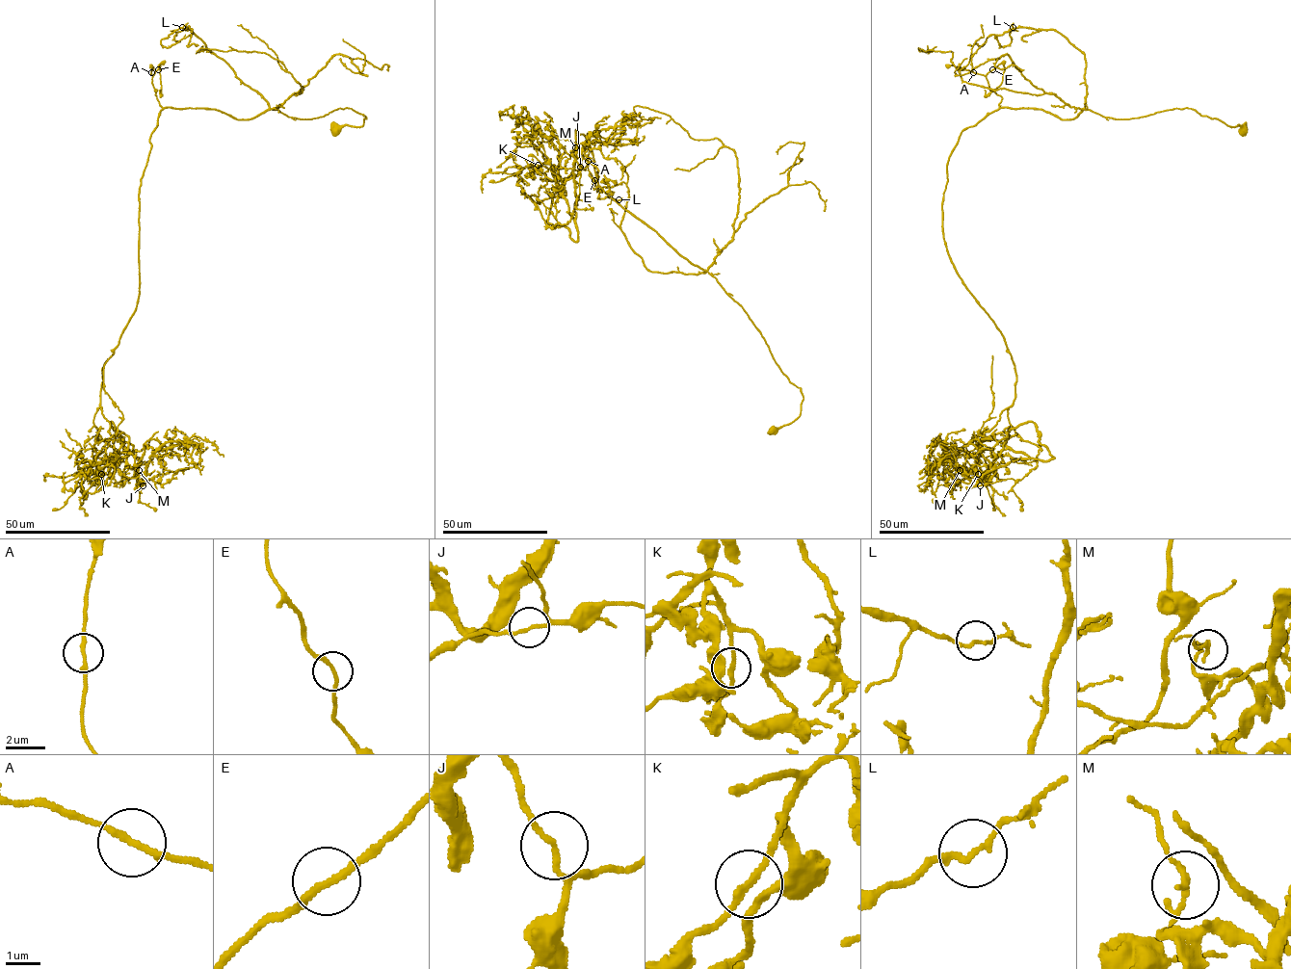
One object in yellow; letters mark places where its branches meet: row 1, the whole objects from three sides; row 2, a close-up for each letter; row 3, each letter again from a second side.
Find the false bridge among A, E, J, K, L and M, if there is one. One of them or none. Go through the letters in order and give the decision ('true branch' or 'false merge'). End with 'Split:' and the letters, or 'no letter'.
A: true branch
E: true branch
J: false merge
K: true branch
L: true branch
M: true branch
Split: J

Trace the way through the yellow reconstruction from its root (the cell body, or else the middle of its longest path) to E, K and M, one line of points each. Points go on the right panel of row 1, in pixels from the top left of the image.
E: (1241, 131), (1186, 108), (1127, 119), (1084, 109), (1064, 119), (1000, 108), (986, 77), (992, 69)
K: (1241, 131), (961, 132), (943, 237), (1040, 448), (978, 474)
M: (1241, 131), (1000, 108), (961, 132), (943, 237), (1040, 448), (1020, 480), (960, 470)

